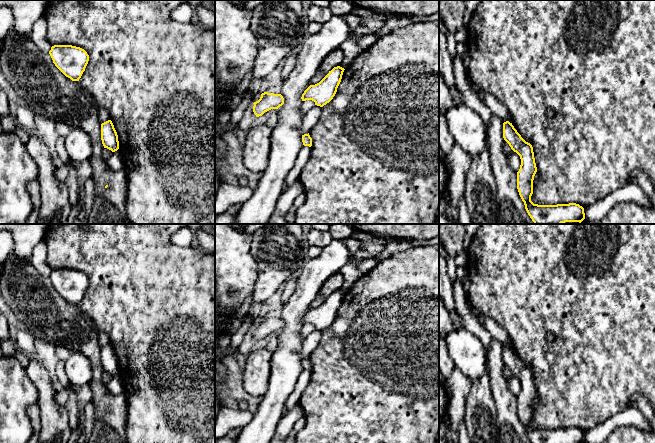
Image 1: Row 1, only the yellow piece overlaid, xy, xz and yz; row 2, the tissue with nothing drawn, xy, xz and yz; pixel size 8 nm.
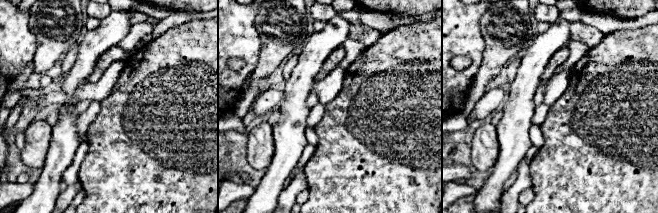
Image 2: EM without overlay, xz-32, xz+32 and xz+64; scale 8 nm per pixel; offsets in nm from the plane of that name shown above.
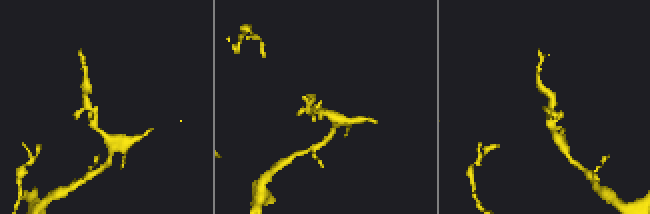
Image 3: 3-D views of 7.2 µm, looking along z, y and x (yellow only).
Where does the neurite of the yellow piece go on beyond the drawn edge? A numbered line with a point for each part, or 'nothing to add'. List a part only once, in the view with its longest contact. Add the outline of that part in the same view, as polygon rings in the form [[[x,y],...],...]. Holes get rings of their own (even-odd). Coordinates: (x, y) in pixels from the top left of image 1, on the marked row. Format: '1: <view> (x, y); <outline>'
nothing to add

